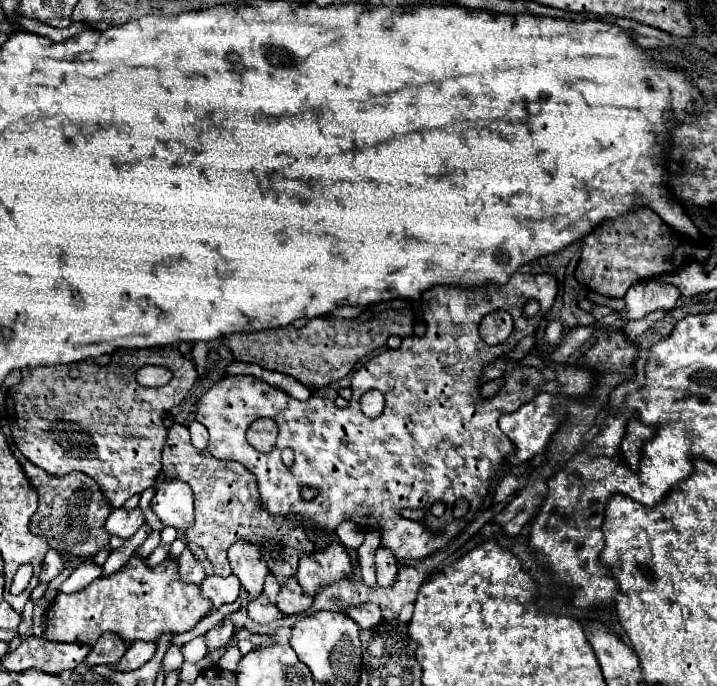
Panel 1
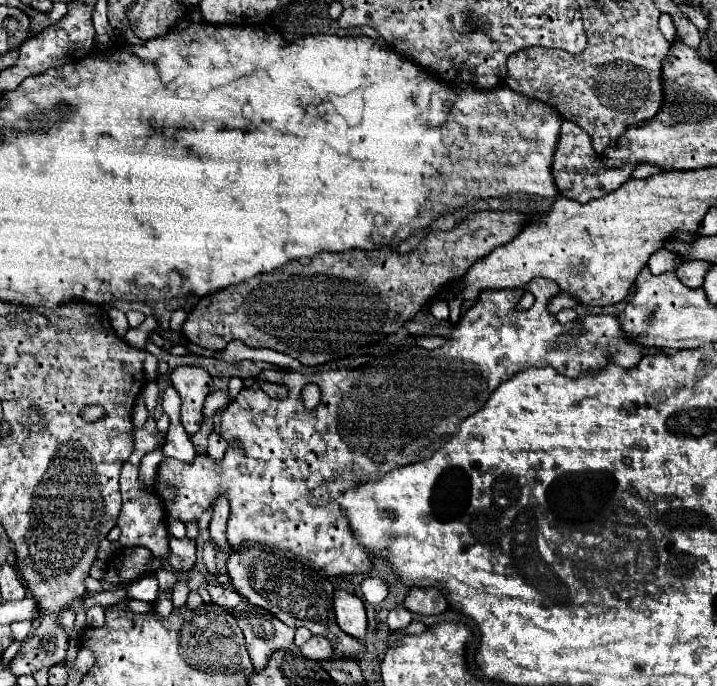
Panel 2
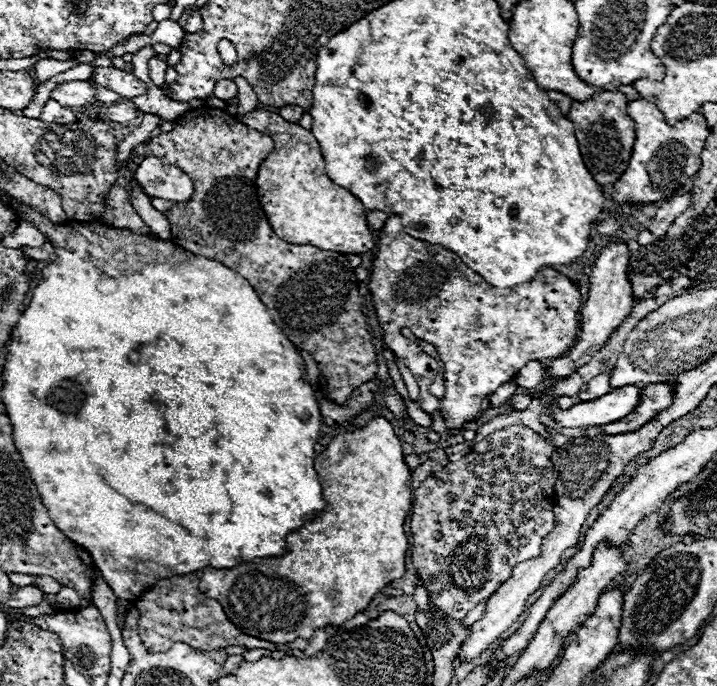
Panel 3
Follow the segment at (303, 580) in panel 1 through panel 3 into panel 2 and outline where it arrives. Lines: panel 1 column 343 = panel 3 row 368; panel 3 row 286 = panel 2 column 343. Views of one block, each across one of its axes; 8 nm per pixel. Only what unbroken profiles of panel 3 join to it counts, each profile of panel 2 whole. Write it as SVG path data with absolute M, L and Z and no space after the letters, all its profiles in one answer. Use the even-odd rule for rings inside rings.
M336 590L334 592L334 614L338 626L354 636L354 638L364 638L366 636L366 610L364 602L346 592L346 590Z

